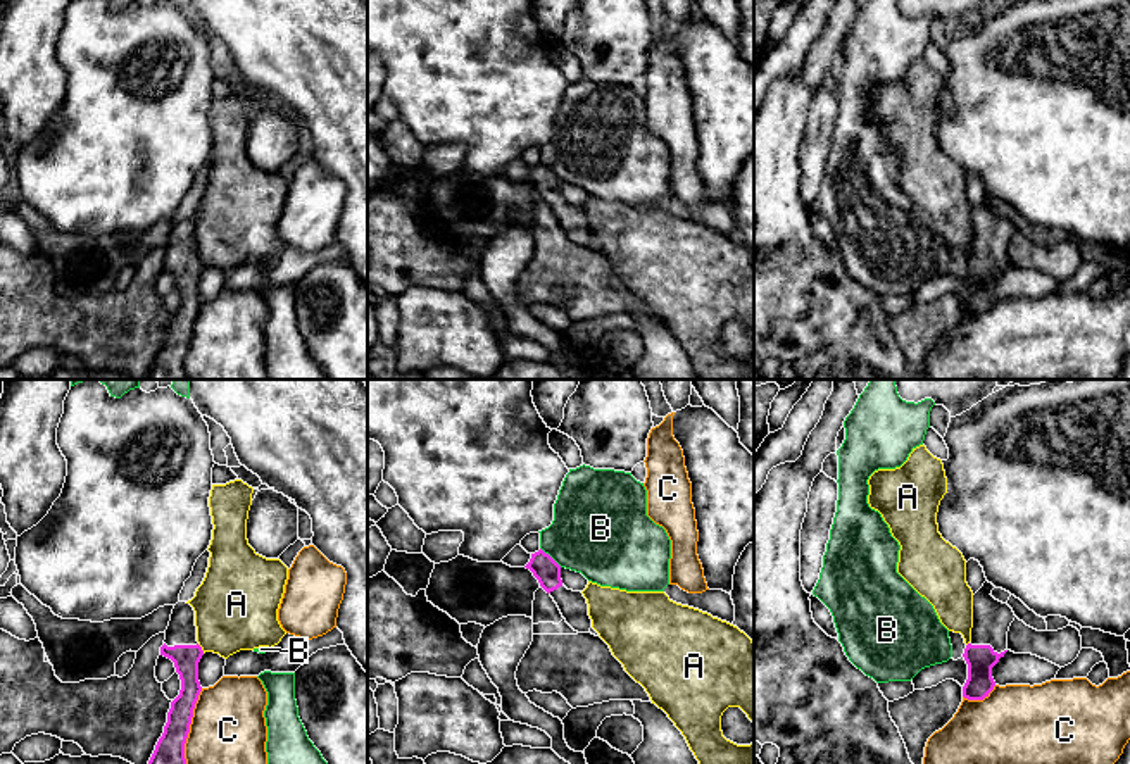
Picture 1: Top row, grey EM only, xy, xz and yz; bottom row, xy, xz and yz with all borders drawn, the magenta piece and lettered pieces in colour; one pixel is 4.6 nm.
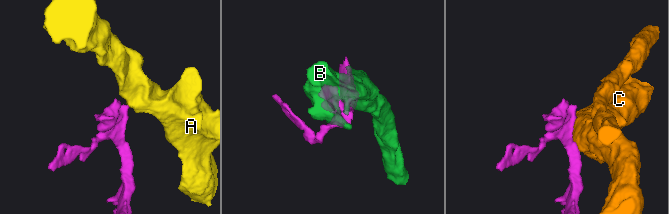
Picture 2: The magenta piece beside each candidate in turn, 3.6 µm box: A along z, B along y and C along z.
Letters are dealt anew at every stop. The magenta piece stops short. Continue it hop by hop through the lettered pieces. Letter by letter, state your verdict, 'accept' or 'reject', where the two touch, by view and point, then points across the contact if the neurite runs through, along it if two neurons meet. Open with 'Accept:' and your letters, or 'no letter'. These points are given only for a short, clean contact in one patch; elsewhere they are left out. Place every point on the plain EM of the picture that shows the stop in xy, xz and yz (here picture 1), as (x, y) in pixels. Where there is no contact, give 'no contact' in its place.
Accept: no letter
A: reject | xy (200, 263) | along xy (197, 257), (204, 266)
B: reject | xz (549, 169) | along xz (540, 161), (561, 180)
C: reject | xy (188, 340)

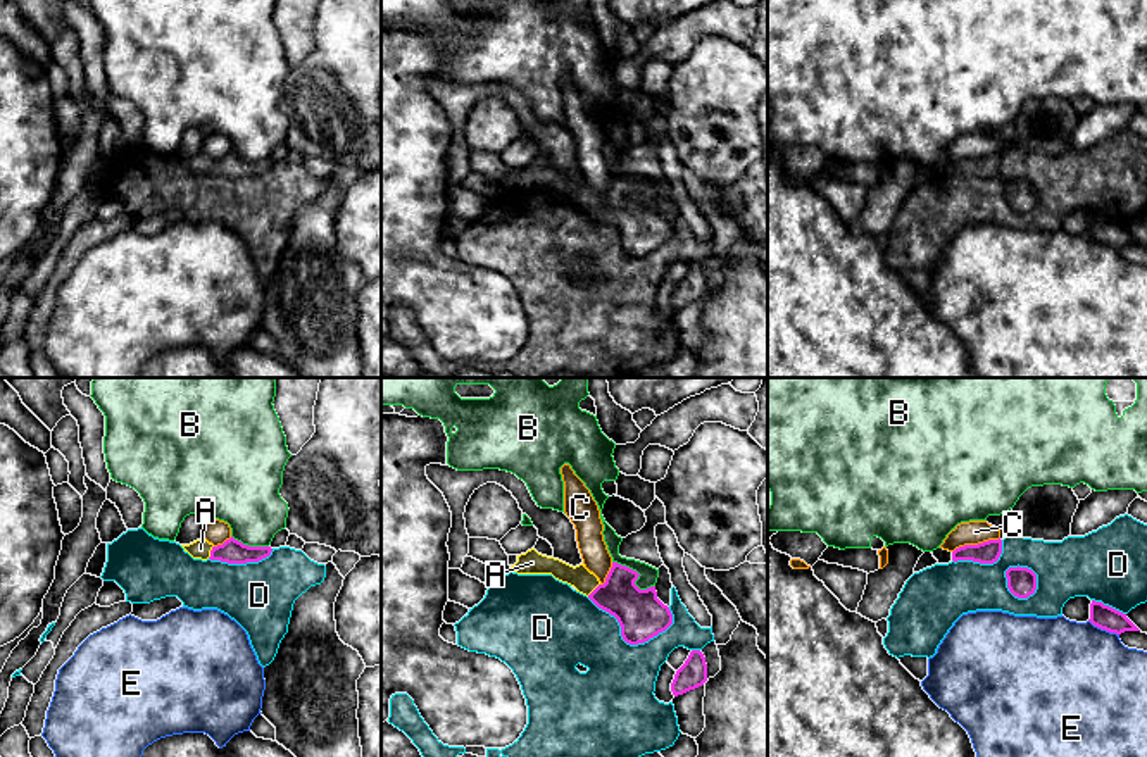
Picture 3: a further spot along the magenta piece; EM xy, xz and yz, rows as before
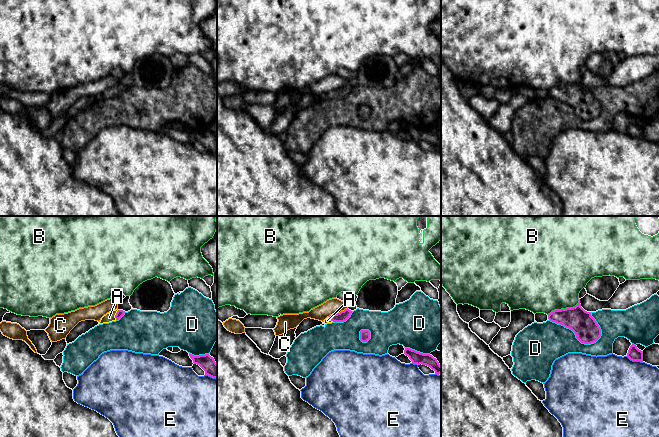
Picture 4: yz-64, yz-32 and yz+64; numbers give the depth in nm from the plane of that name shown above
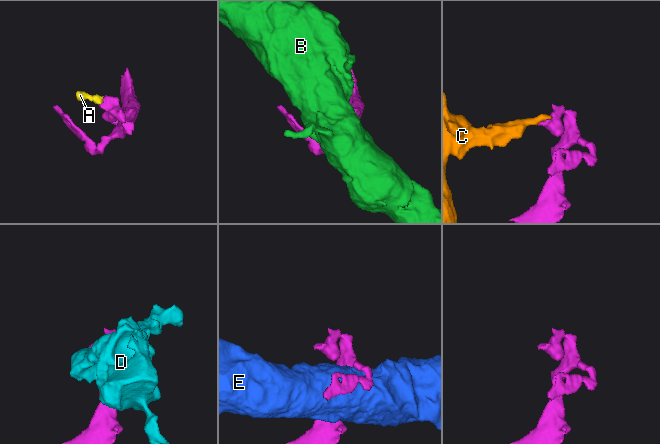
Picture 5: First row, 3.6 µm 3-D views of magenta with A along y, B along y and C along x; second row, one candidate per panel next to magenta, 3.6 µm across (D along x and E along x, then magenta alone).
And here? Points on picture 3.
Accept: A
A: accept | xy (211, 166) | across xy (231, 164), (211, 166), (200, 162)
B: reject | xz (639, 188) | along xz (613, 175), (632, 181), (640, 202), (654, 200)
C: reject | yz (975, 159) | along yz (999, 150), (973, 159), (959, 159), (952, 166)
D: reject | xz (625, 254)
E: reject | yz (1104, 242)

